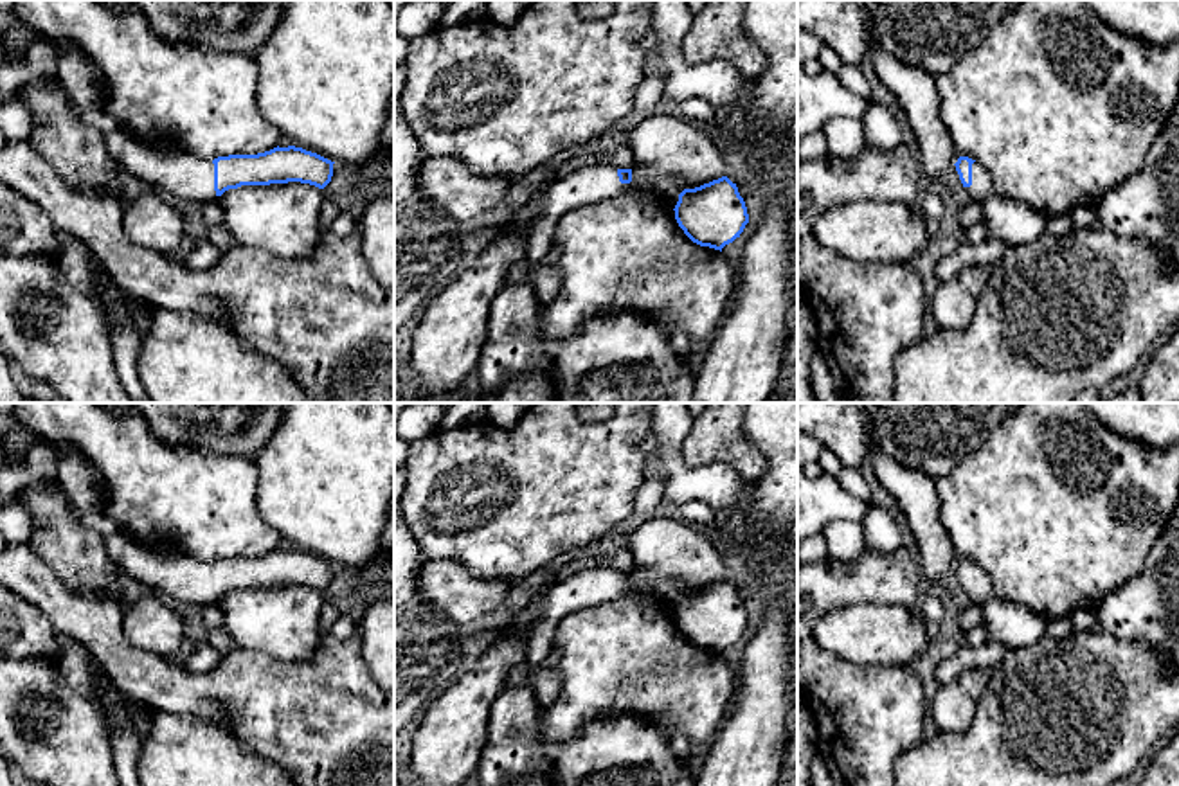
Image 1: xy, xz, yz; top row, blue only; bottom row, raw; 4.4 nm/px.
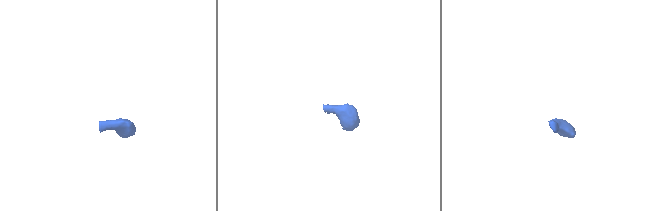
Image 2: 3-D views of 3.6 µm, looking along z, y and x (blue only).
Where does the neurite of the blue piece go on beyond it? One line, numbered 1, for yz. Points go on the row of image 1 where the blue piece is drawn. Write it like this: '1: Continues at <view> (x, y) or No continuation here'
1: Continues at yz (913, 42)

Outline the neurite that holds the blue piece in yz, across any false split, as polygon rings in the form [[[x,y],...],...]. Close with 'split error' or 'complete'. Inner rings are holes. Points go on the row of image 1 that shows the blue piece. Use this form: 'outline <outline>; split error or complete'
outline [[[864,0],[864,14],[869,18],[868,54],[875,72],[887,86],[911,124],[920,147],[922,176],[936,180],[949,165],[956,165],[959,180],[970,198],[983,209],[981,221],[986,239],[1008,248],[1028,245],[1049,230],[1049,219],[1031,207],[997,196],[988,171],[968,156],[959,156],[956,144],[941,121],[941,97],[936,79],[949,72],[970,49],[977,47],[988,32],[1022,0]]]; split error

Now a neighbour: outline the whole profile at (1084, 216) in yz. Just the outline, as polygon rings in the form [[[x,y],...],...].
[[[1080,205],[1076,207],[1071,214],[1071,227],[1073,228],[1096,228],[1098,225],[1098,216],[1096,209],[1089,205]]]

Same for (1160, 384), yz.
[[[1179,327],[1157,345],[1138,389],[1141,403],[1179,403]]]

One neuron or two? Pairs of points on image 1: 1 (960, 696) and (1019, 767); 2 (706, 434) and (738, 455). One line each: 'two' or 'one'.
1: two
2: one

